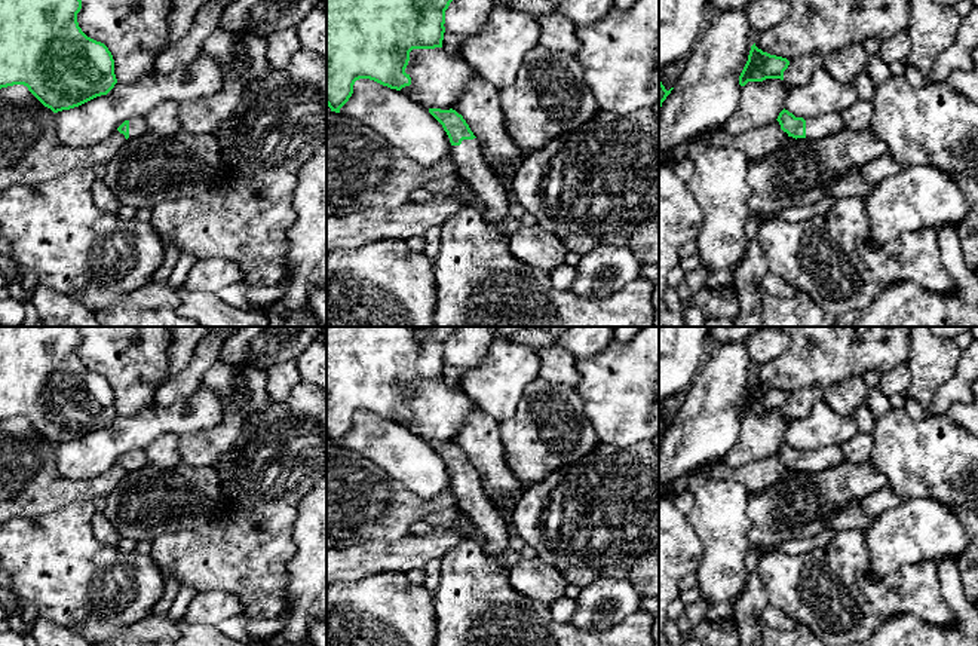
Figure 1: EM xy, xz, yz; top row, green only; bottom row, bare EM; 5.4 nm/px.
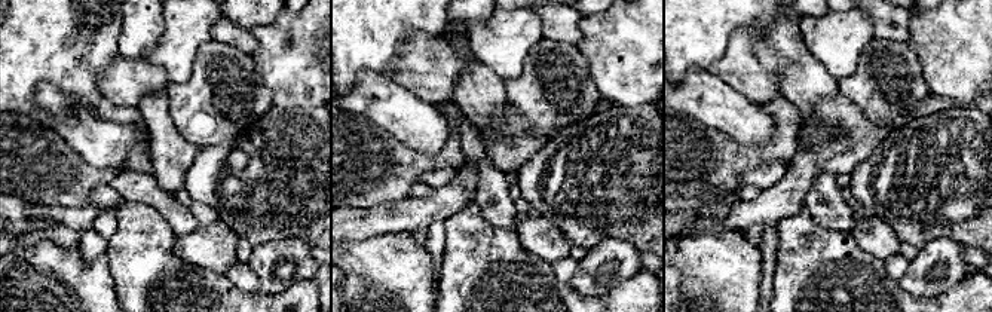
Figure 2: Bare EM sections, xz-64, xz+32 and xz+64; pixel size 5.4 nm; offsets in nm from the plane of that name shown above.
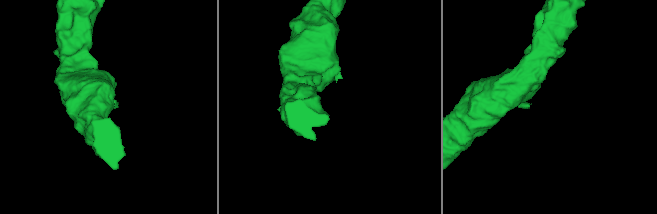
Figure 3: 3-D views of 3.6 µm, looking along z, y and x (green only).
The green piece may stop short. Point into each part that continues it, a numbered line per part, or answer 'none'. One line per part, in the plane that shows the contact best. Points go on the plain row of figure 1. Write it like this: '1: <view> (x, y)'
1: xz (491, 530)

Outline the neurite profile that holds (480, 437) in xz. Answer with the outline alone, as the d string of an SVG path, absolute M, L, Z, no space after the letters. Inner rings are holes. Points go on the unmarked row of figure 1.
M476 407L453 440L479 472L490 500L497 493L515 495L518 492L518 478L503 459L499 423L491 414Z

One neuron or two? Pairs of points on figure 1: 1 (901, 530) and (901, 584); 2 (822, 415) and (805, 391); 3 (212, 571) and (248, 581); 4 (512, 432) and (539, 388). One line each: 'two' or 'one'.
1: two
2: two
3: one
4: one

